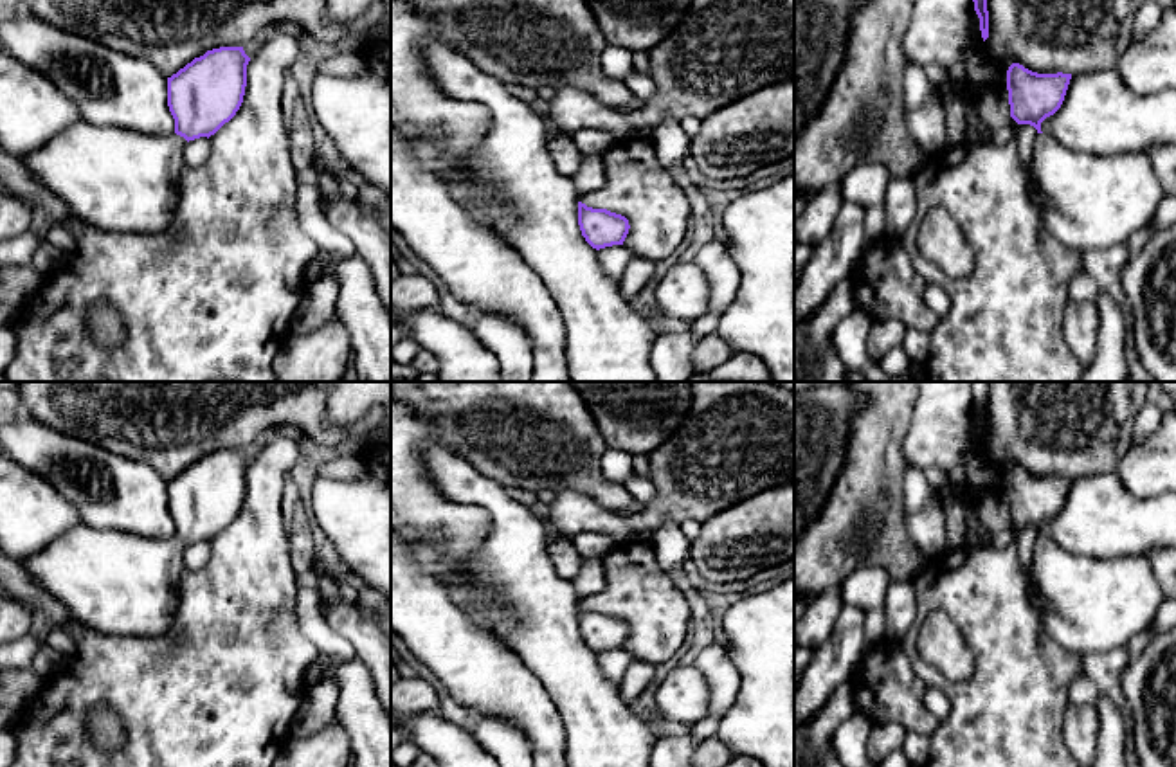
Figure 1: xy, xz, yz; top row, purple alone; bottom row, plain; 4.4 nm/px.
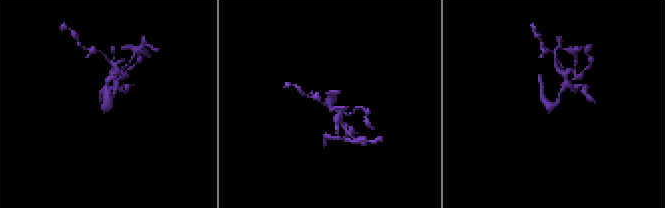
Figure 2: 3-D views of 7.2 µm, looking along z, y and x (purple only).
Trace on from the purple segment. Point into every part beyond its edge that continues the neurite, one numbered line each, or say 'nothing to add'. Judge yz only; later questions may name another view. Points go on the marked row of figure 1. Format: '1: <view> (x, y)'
1: yz (1088, 202)

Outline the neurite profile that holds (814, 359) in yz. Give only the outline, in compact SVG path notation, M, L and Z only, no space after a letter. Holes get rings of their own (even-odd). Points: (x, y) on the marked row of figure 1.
M839 281L823 304L807 319L794 322L794 382L845 382L848 369L832 347L834 331L855 308L854 284Z

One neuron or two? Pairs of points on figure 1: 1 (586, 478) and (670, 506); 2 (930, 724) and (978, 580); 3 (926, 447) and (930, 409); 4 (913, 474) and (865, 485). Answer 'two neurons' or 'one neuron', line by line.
1: two neurons
2: two neurons
3: one neuron
4: two neurons

